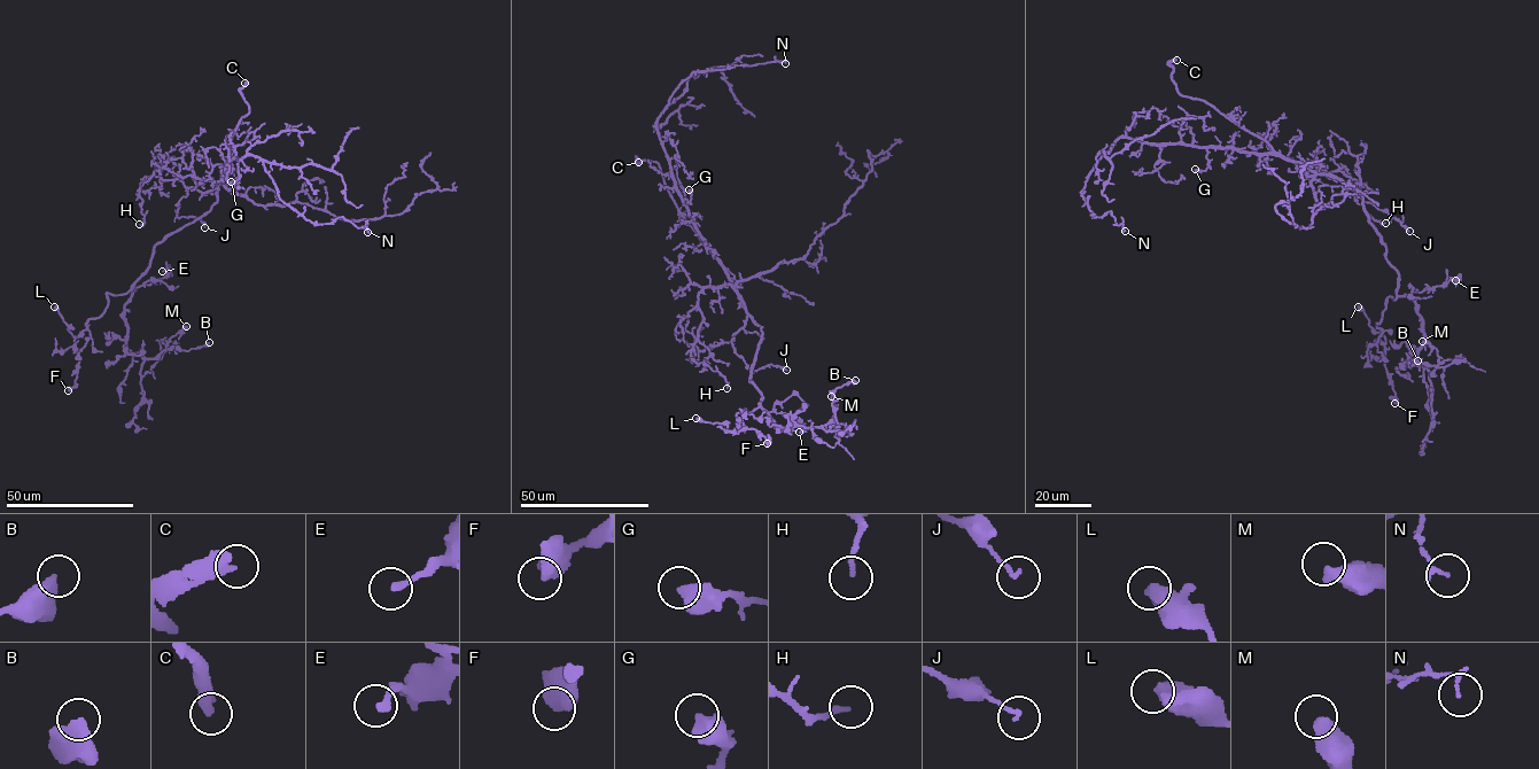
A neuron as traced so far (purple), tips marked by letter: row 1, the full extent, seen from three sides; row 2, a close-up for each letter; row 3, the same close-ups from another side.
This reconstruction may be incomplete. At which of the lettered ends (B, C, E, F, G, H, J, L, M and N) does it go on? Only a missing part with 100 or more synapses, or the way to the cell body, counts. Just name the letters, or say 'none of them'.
C

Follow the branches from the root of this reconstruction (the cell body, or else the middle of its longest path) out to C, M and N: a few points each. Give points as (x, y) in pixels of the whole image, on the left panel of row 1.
C: (224, 178), (230, 168), (232, 137), (249, 111), (240, 92), (245, 83)
M: (224, 178), (210, 211), (154, 247), (124, 307), (126, 348), (146, 358), (157, 357), (186, 326)
N: (224, 178), (228, 161), (257, 156), (279, 199), (306, 219), (321, 224), (343, 217), (367, 232)

